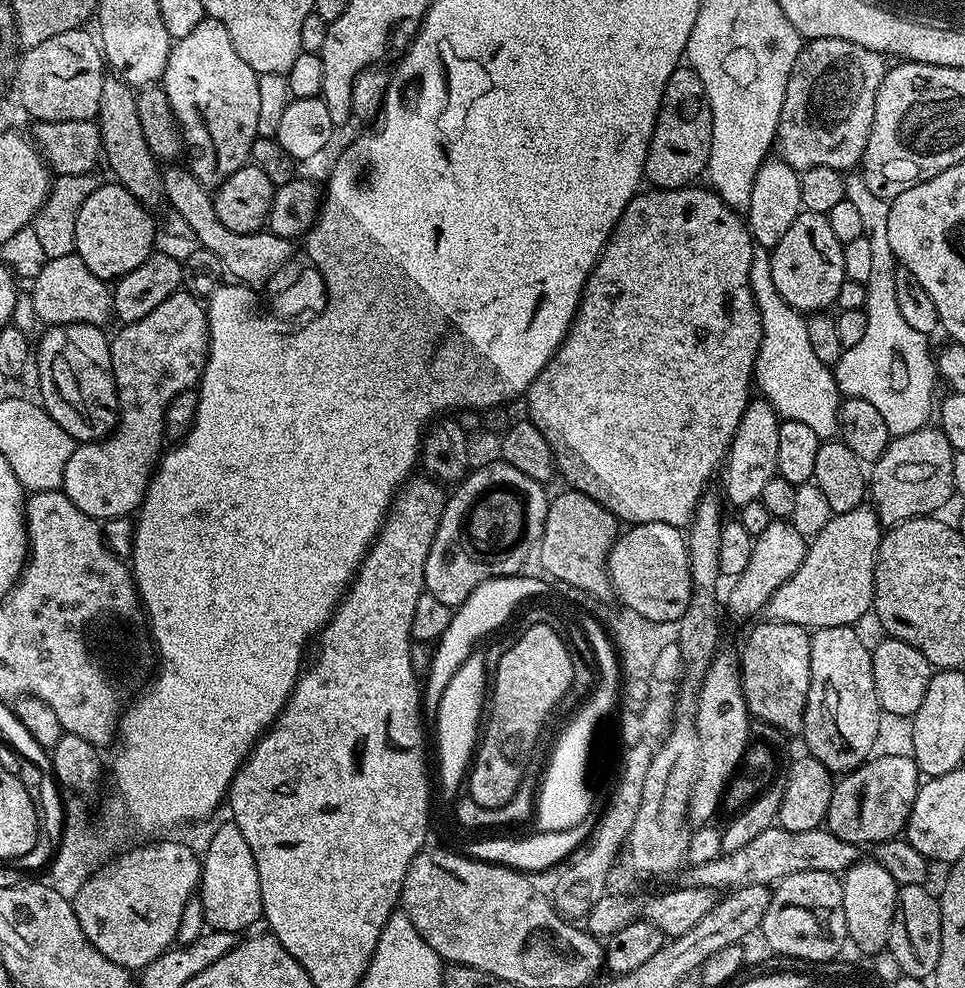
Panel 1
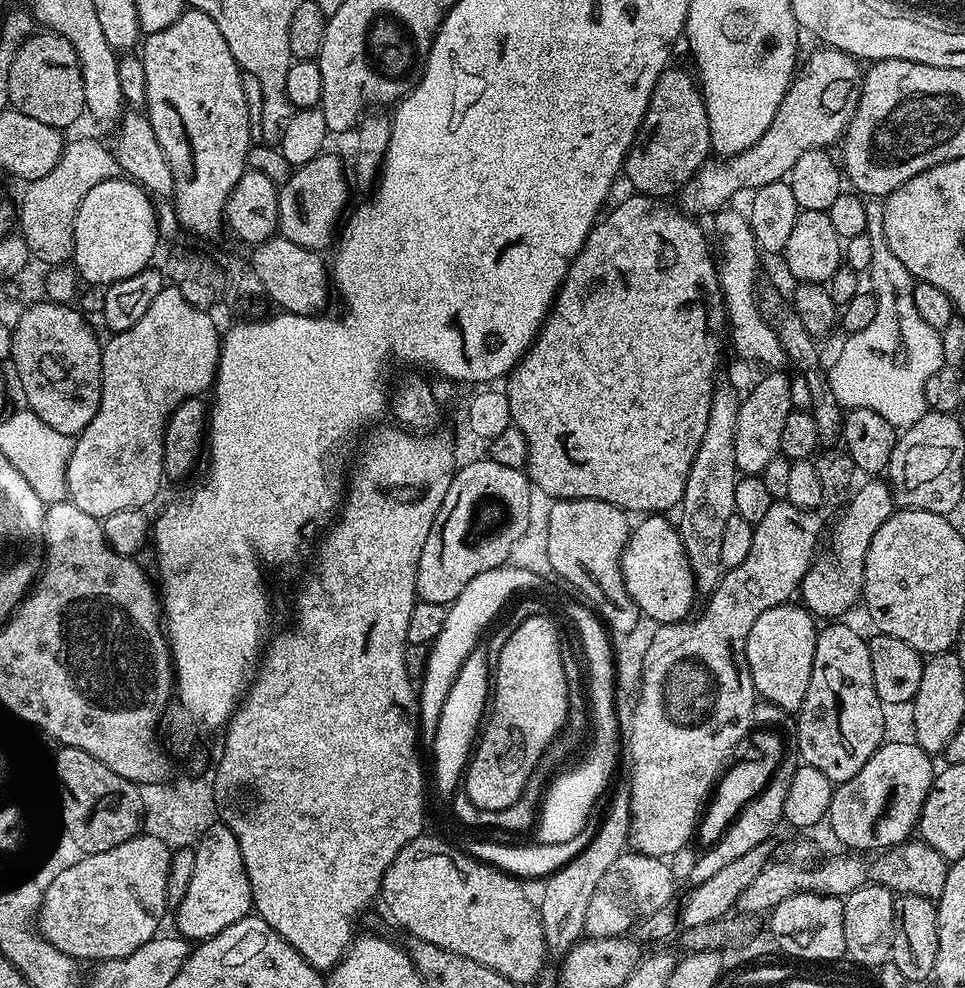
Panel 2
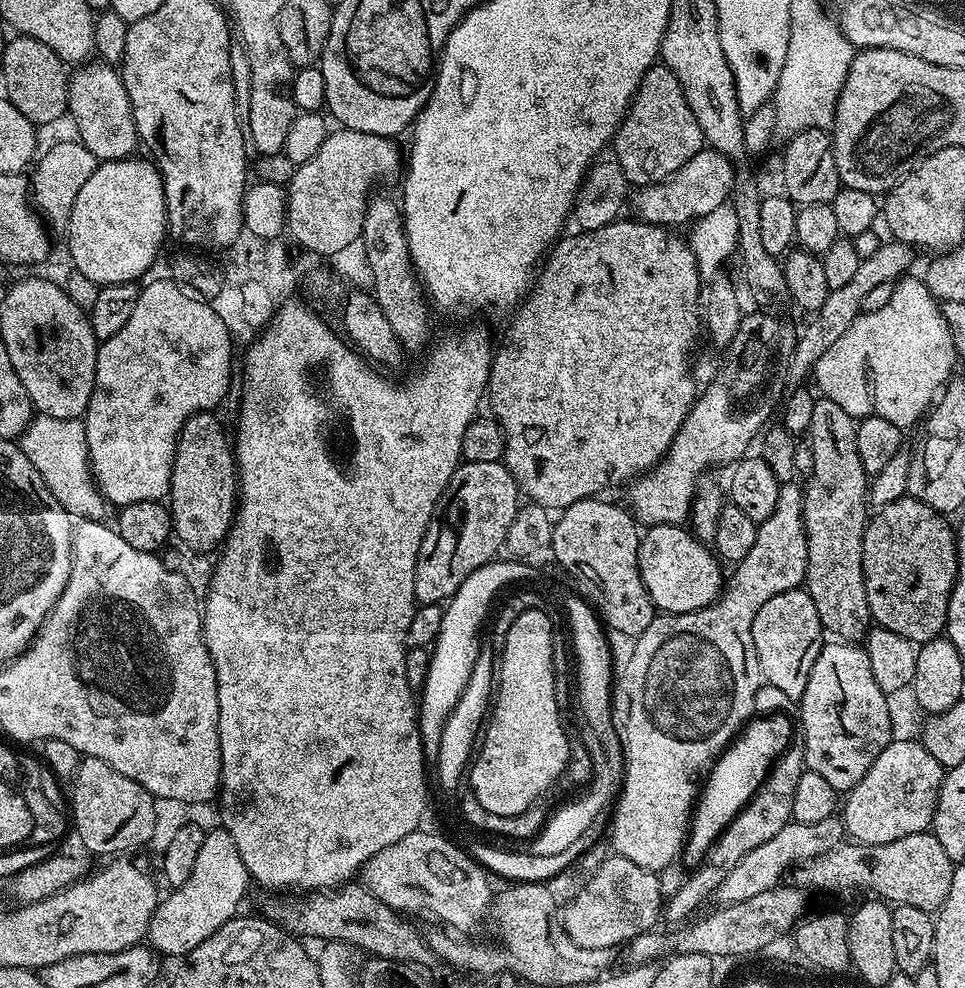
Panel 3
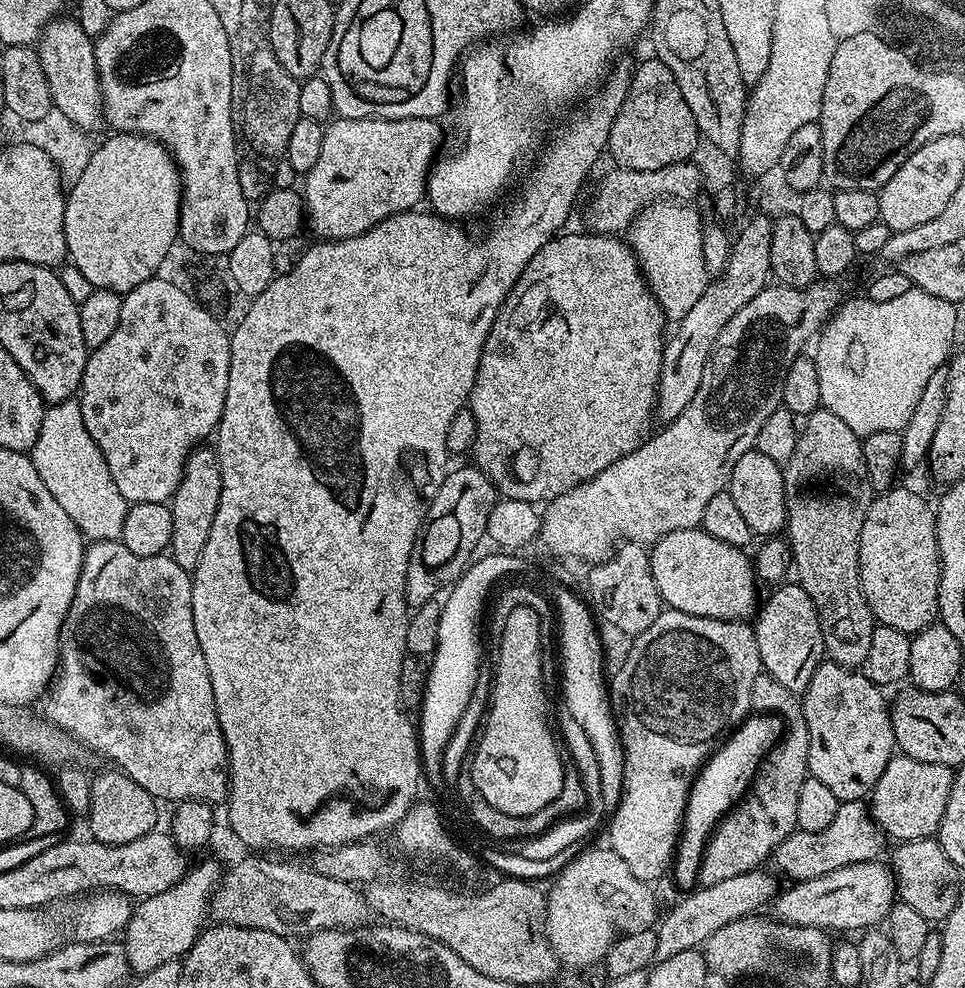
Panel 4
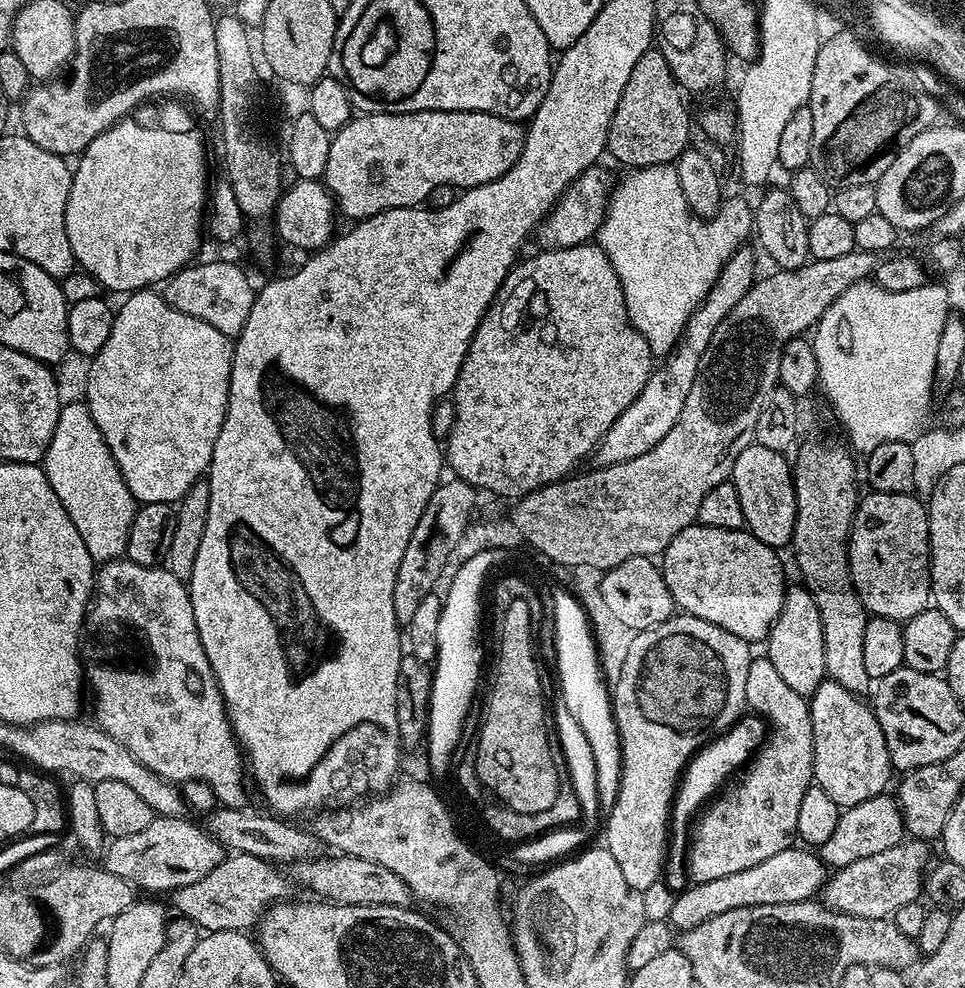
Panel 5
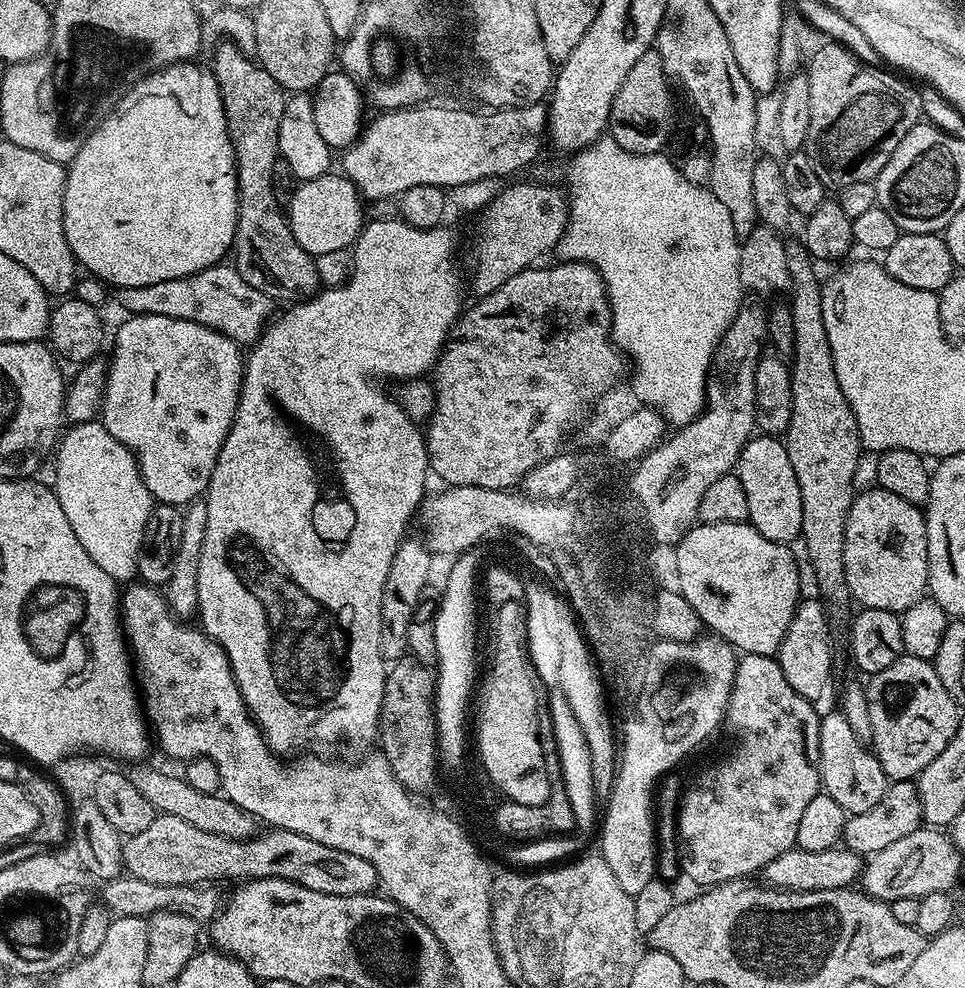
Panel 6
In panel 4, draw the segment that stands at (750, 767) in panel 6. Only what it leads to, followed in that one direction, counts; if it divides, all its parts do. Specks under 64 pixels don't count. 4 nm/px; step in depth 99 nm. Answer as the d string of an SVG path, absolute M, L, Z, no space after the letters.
M760 671L754 678L752 708L757 713L775 713L784 722L783 736L764 756L743 799L725 813L713 829L702 854L699 887L714 886L722 878L757 871L763 860L767 861L773 850L788 835L797 831L798 793L808 774L810 738L806 734L806 718L801 697L786 690L778 678Z

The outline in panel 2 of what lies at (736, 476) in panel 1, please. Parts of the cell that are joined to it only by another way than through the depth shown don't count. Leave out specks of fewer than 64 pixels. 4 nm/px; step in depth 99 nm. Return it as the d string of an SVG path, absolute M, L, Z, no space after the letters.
M764 376L740 401L736 433L734 434L734 454L736 466L741 473L760 476L772 459L780 455L782 429L786 427L786 418L794 410L792 402L791 379L784 376Z

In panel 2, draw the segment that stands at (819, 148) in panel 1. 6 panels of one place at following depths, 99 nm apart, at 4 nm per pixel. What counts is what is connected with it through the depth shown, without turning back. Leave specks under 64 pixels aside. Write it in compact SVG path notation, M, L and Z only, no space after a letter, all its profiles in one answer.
M820 46L817 49L817 52L809 58L808 64L801 63L799 65L796 75L792 78L792 84L782 98L782 106L778 110L770 130L766 130L766 134L762 134L762 138L758 138L758 142L754 142L754 146L750 146L750 150L746 150L742 154L709 159L693 174L690 182L686 182L680 189L678 204L689 216L693 218L711 217L720 212L728 204L727 200L731 196L738 195L743 188L755 190L762 186L770 186L770 182L784 180L792 171L794 162L798 162L798 158L802 158L802 154L806 154L806 150L811 148L831 149L833 147L831 144L835 140L837 143L848 131L848 123L854 118L856 107L860 101L860 88L864 84L861 61L857 60L855 56L847 56L845 52L839 52L836 48Z

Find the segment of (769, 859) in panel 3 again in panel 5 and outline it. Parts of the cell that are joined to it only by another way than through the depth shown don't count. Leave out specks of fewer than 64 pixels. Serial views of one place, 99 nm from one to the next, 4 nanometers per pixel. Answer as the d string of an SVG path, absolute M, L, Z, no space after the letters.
M891 794L875 796L841 811L834 834L818 845L818 855L829 869L845 868L850 866L850 862L858 862L858 858L871 858L882 850L890 850L890 846L898 846L905 836L904 815L899 799Z

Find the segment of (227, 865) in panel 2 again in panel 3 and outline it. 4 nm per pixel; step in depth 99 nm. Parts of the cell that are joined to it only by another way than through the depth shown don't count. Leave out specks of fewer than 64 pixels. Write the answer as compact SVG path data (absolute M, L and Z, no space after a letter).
M223 826L213 827L205 835L189 880L180 887L173 887L168 892L169 896L157 903L148 927L151 947L161 957L187 956L194 950L194 946L206 942L210 934L237 916L241 911L240 903L248 892L248 884L250 877L238 854L238 846L234 846L234 838L230 838Z

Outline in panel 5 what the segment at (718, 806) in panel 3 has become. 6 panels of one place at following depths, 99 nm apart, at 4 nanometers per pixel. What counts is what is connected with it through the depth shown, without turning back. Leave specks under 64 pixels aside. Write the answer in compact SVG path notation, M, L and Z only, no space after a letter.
M755 714L743 715L724 733L707 742L692 759L677 781L669 812L669 843L662 879L669 890L677 894L688 887L687 849L694 815L742 768L767 736L767 721Z

